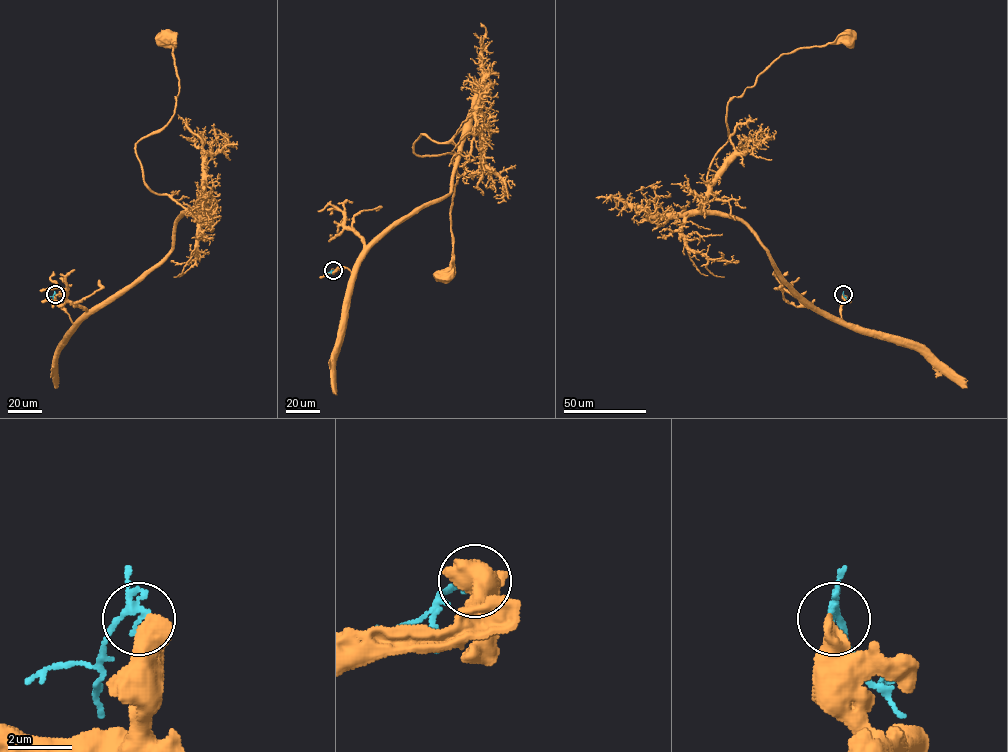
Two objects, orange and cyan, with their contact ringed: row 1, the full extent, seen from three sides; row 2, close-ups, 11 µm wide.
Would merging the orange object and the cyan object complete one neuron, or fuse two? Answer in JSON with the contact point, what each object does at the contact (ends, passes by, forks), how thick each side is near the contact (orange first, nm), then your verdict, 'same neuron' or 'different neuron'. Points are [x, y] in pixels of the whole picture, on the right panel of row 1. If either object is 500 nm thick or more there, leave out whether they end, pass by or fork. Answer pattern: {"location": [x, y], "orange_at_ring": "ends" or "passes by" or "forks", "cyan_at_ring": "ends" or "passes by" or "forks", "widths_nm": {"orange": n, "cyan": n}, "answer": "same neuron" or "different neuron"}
{"location": [843, 294], "widths_nm": {"orange": 600, "cyan": 200}, "answer": "different neuron"}

